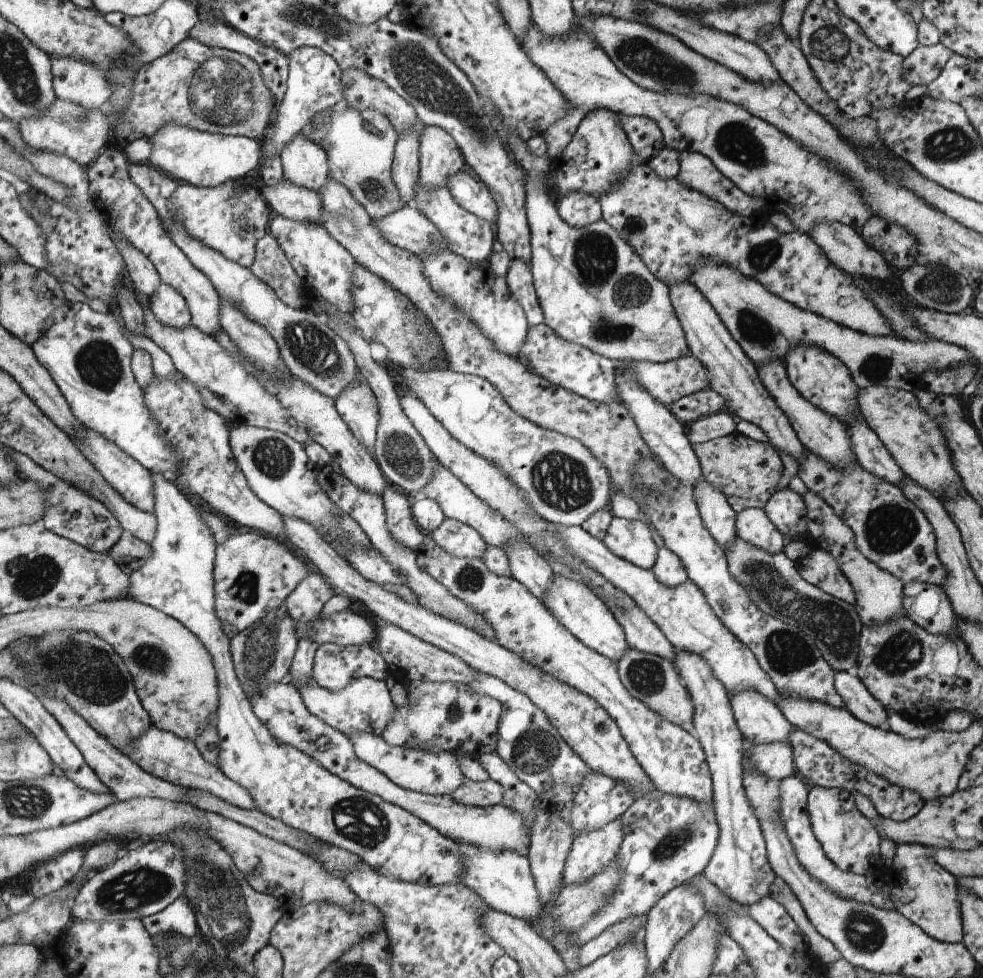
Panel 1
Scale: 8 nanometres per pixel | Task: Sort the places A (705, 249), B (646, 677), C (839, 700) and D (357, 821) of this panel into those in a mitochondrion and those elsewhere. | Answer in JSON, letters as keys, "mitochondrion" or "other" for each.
{"A":"other","B":"mitochondrion","C":"other","D":"mitochondrion"}

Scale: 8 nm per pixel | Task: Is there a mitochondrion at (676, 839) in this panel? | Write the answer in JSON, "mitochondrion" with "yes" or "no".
{"mitochondrion":"yes"}

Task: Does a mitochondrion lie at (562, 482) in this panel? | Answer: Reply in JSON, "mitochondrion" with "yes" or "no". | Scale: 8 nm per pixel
{"mitochondrion":"yes"}

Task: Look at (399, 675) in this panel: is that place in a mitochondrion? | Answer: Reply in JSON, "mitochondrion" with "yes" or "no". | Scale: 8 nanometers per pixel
{"mitochondrion":"no"}

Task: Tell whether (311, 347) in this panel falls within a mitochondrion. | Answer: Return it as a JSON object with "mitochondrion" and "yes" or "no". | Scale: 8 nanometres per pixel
{"mitochondrion":"yes"}

